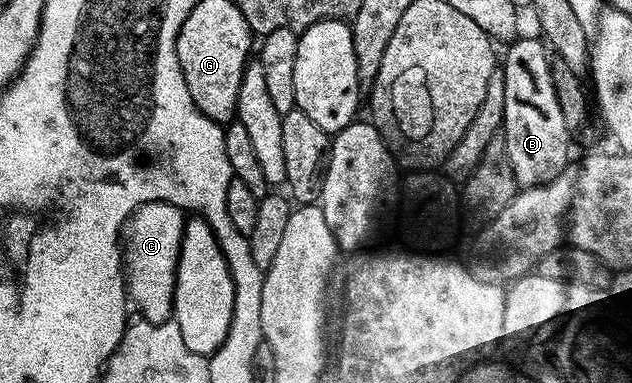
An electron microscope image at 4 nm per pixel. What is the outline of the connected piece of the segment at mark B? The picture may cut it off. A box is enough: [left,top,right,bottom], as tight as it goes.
[501,36,573,186]

